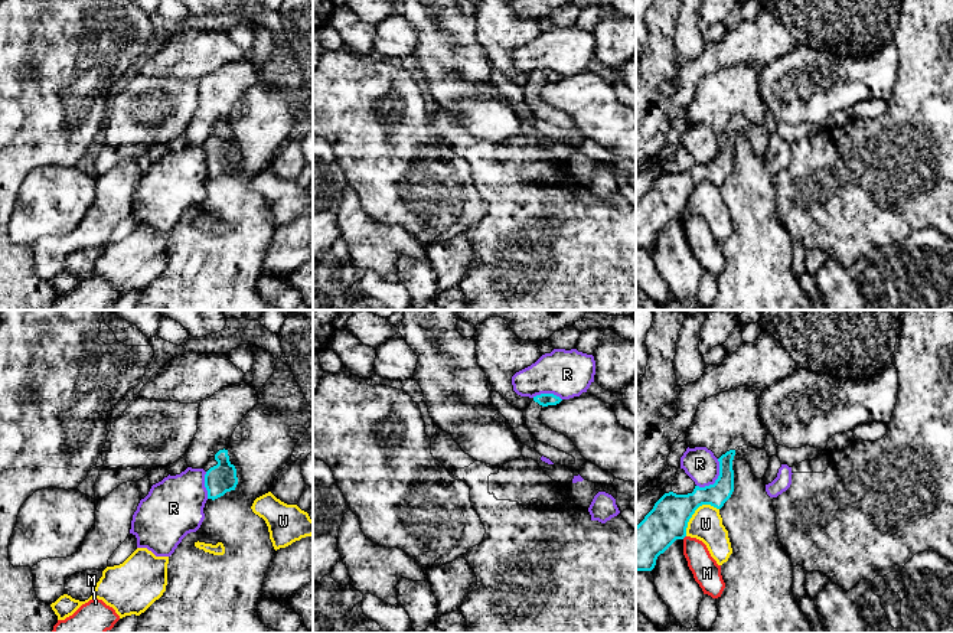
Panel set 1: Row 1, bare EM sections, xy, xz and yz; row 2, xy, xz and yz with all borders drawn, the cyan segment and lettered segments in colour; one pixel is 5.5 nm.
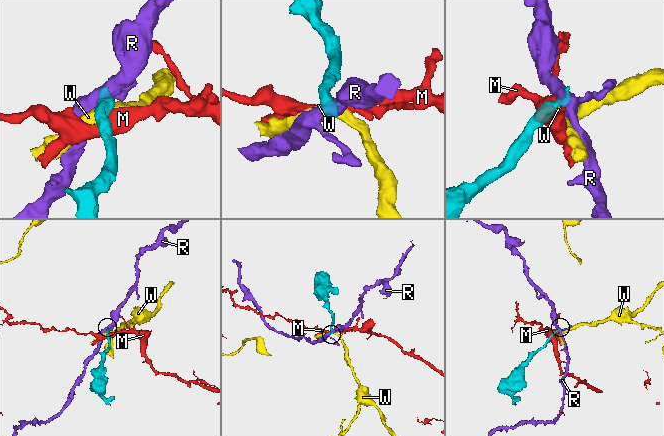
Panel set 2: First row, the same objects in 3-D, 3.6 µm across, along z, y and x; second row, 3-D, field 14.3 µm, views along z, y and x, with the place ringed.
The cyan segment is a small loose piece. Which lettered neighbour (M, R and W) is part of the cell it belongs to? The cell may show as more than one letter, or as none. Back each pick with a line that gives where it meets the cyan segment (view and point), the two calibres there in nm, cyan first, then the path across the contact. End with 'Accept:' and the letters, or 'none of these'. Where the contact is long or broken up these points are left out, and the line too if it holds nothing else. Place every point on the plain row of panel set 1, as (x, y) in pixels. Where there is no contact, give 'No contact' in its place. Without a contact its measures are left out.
Accept: none of these

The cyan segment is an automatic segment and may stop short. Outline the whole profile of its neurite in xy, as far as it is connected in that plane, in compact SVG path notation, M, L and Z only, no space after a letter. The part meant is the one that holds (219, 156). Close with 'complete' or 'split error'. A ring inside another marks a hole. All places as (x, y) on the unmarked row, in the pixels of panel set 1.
M219 127L209 136L203 147L206 149L205 164L208 176L215 177L226 169L235 167L238 161L236 146L229 138L228 127Z | split error

